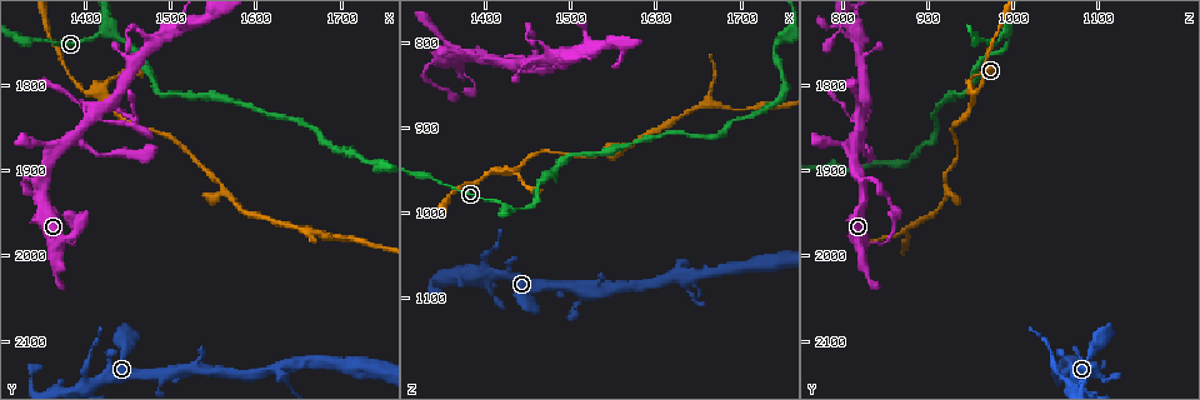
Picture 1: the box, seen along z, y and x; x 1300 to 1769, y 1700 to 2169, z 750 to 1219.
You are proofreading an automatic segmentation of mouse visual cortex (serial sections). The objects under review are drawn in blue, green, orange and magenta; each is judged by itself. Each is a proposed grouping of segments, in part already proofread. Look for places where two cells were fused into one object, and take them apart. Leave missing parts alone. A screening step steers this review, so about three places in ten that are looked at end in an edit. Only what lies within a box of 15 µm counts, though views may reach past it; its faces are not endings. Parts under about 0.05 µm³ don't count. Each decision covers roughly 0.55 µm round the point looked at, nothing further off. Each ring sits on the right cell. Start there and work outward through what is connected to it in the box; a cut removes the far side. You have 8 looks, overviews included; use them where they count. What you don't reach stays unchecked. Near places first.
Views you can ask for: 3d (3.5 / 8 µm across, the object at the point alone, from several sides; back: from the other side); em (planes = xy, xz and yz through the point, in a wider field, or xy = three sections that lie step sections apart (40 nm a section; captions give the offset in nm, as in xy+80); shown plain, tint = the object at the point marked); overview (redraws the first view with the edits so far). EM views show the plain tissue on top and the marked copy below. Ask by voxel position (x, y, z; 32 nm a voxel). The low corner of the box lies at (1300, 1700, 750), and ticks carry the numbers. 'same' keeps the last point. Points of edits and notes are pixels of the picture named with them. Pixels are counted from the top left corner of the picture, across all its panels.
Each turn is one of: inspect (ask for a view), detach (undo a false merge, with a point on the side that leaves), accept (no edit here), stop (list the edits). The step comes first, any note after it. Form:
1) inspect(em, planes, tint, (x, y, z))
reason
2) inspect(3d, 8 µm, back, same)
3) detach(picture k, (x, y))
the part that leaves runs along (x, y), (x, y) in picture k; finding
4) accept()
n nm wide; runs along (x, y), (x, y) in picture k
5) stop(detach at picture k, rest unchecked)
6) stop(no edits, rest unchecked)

inspect(3d, 8 µm, (1625, 2130, 1075))
branch point

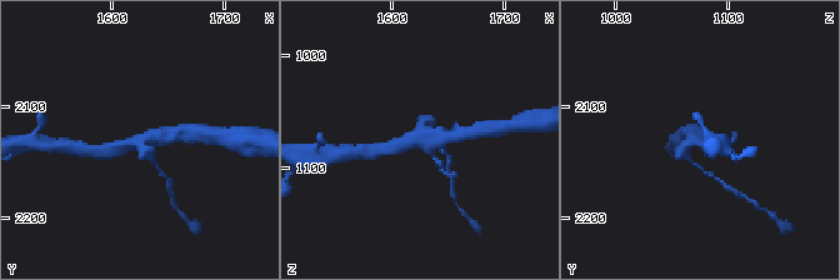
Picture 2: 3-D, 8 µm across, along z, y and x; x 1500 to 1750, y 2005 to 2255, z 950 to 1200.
inspect(em, xy, step 1, tint, (1622, 2132, 1074))

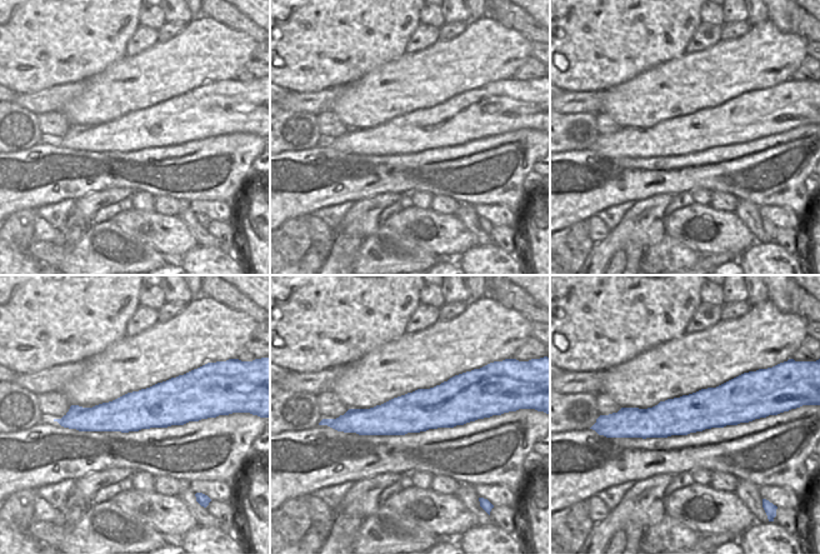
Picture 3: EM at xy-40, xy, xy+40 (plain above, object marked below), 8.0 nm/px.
detach(picture 2, (699, 166))
a second cell is stuck on

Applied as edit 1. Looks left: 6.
inspect(overview)
see it whole again

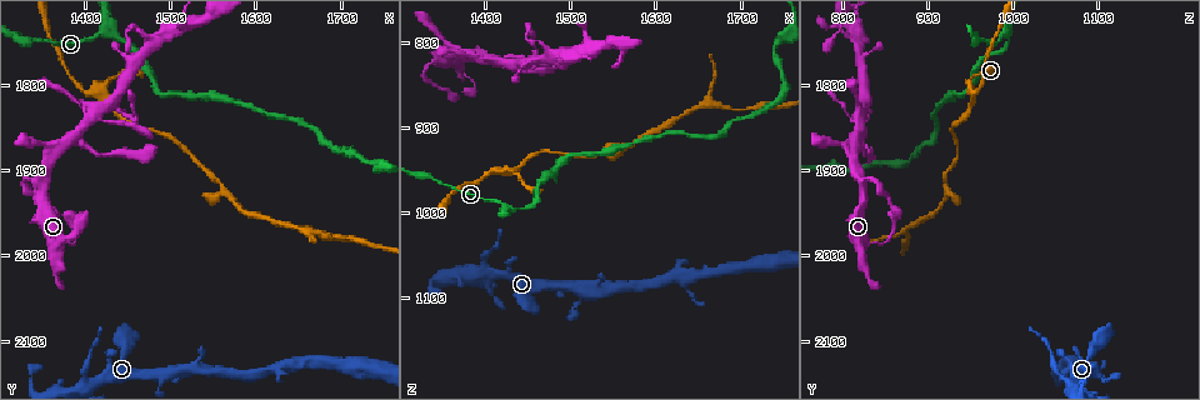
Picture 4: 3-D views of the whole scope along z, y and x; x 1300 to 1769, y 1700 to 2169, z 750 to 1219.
inspect(3d, 8 µm, (1430, 1740, 995))
abrupt turn

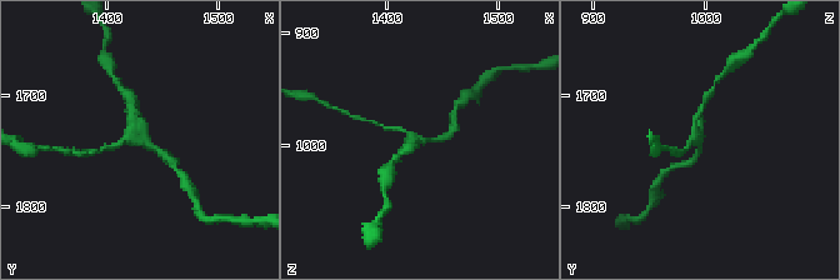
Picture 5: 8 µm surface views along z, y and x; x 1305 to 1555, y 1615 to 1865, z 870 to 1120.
inspect(em, xy, step 3, tint, (1428, 1740, 990))
shape alone is not enough

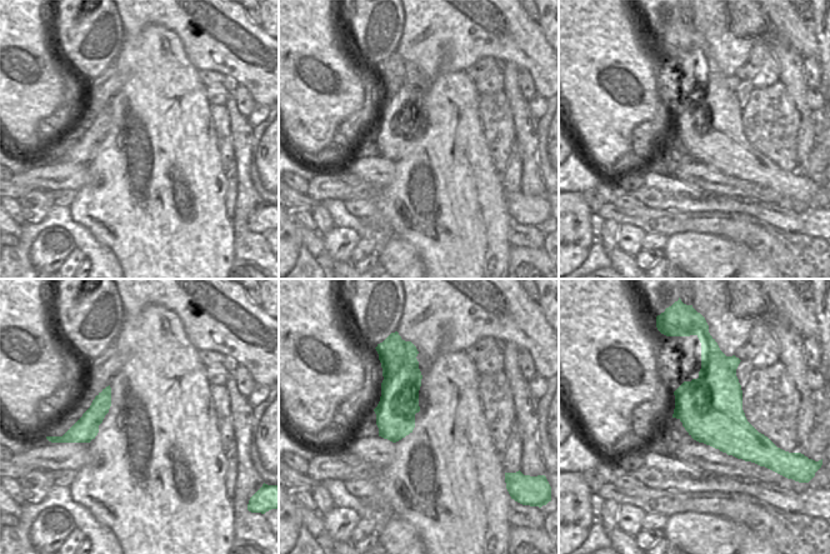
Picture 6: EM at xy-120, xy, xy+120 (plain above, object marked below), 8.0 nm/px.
accept()
runs along (384, 126), (419, 139), (446, 136) in picture 5; all the same cell

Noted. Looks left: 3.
inspect(3d, 8 µm, (1425, 1800, 950))
three-way junction

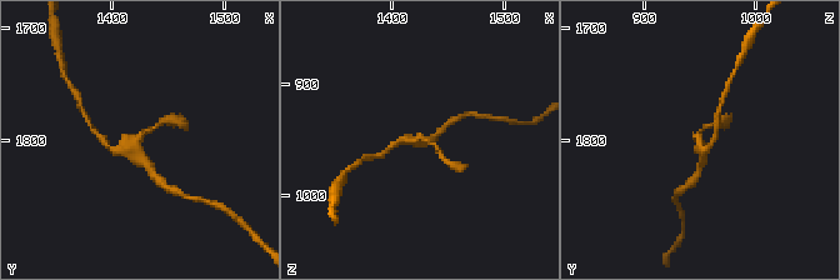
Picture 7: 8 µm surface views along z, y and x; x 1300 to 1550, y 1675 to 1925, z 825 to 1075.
inspect(em, xy, step 5, tint, (1424, 1806, 950))
3 arms; arms of 150, 200, 250 nm; need the tissue

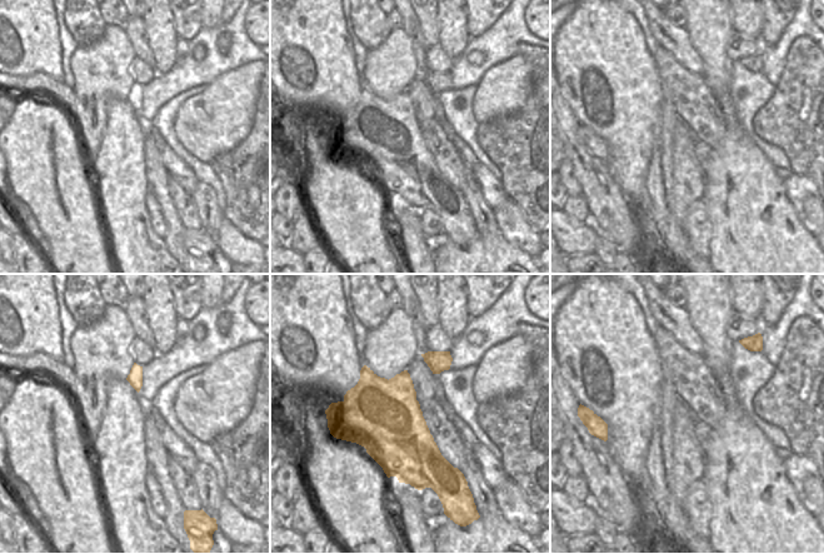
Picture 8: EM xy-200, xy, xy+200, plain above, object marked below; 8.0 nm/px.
accept()
runs along (710, 126), (696, 136), (698, 174) in picture 7; one cell here

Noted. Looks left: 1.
stop(detach at picture 2, rest unchecked)

